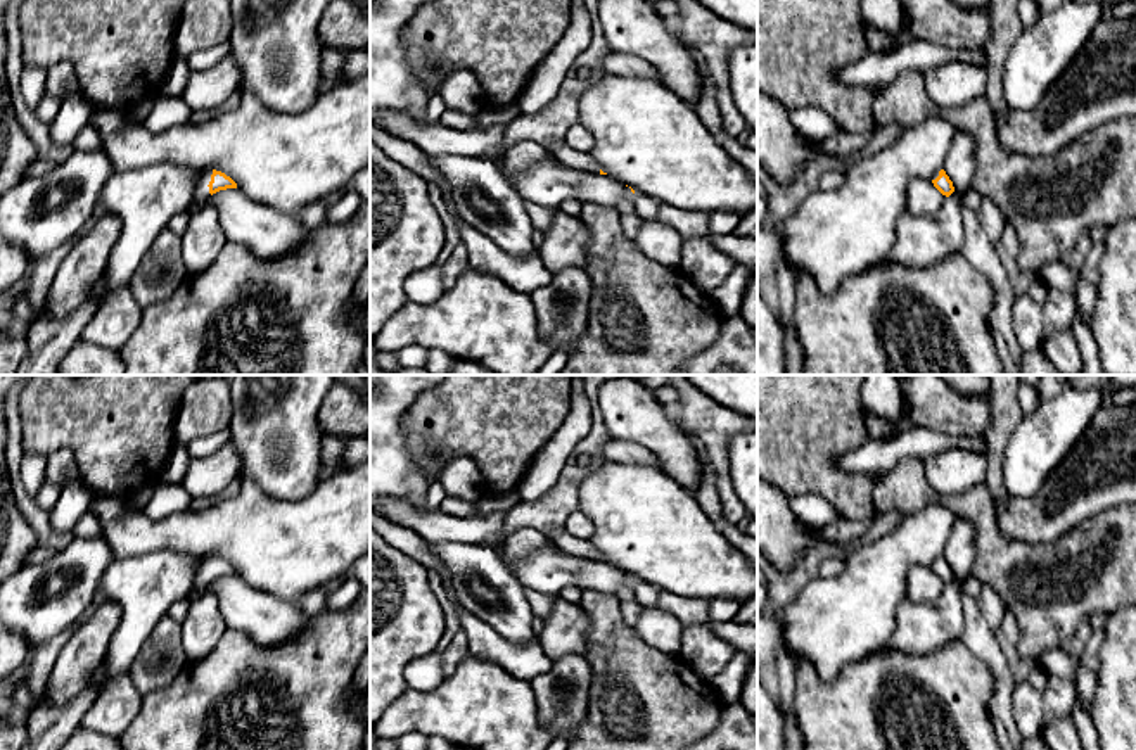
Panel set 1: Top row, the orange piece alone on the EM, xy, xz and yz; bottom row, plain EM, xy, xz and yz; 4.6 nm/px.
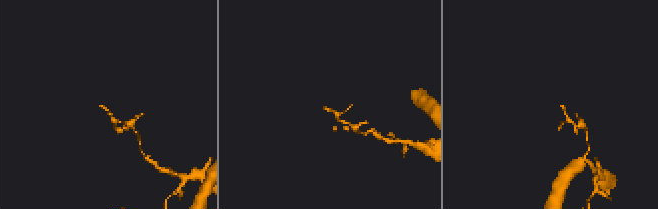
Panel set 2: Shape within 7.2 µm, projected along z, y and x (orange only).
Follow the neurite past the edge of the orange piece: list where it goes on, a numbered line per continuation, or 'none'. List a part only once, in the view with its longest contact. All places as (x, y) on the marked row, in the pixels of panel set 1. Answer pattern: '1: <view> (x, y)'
1: xy (203, 194)

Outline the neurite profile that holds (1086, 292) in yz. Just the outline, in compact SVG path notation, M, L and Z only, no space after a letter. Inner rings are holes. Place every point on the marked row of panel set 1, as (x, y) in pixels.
M1081 276L1077 280L1075 299L1077 316L1089 323L1098 299L1098 287Z

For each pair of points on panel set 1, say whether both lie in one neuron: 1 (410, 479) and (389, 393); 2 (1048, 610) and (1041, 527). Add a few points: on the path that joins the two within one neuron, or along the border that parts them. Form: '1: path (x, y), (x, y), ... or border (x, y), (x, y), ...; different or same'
1: path (389, 458), (388, 413); same
2: border (1078, 524), (1059, 538), (1036, 545), (1003, 538); different

